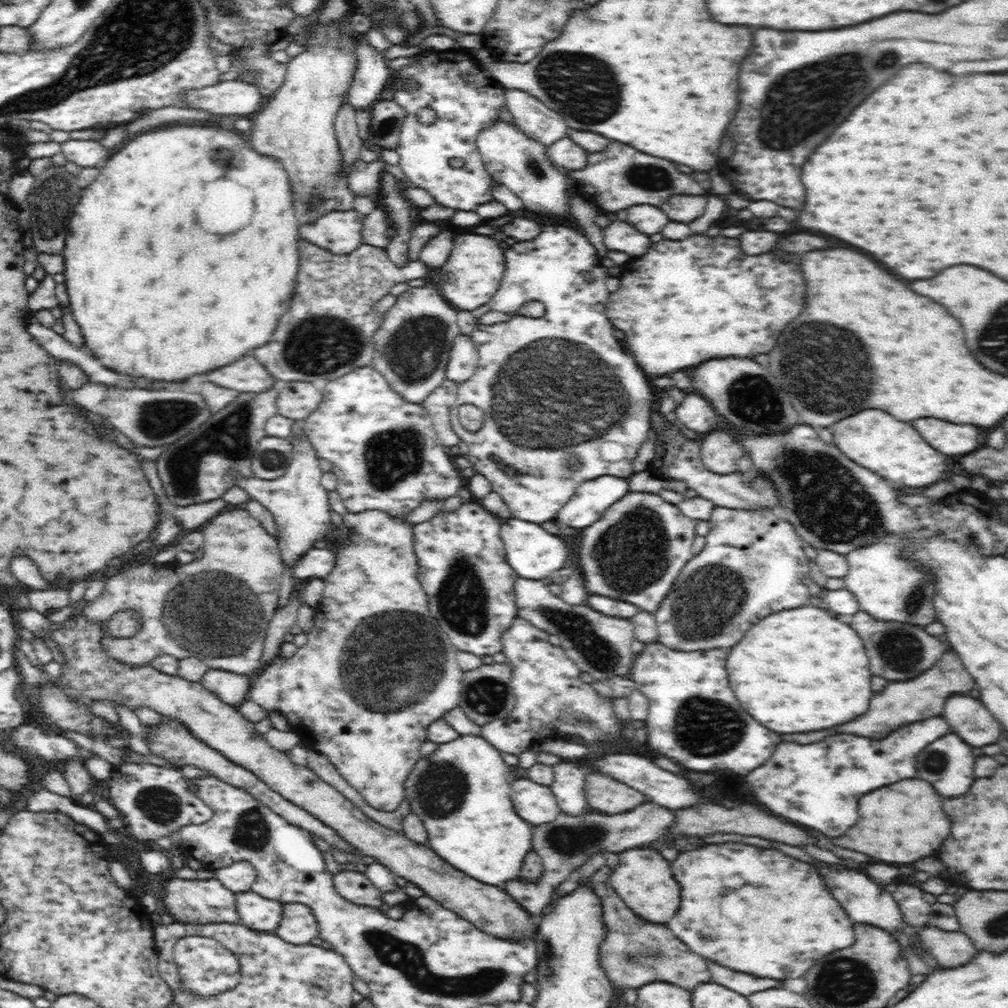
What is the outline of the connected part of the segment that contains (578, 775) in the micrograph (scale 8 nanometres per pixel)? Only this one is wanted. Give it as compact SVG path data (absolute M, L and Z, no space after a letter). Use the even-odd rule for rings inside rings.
M566 760L552 766L556 780L551 784L561 812L572 815L584 814L591 810L584 796L584 778L586 770L574 766L576 761ZM572 762L572 764L570 764Z

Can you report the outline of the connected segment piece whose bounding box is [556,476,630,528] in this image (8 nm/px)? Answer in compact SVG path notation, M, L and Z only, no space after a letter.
M604 476L578 486L572 498L558 512L558 522L572 528L588 528L602 518L603 513L630 492L624 478Z

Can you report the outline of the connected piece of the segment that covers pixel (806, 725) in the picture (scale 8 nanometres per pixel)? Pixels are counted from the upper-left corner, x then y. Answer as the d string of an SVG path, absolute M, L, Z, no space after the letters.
M800 606L796 610L782 610L764 617L764 622L752 626L752 630L748 630L748 634L744 634L728 654L726 671L736 698L748 714L774 732L796 734L824 730L850 722L868 710L874 692L870 688L872 674L868 670L864 644L856 630L838 618L832 618L822 608L824 606Z

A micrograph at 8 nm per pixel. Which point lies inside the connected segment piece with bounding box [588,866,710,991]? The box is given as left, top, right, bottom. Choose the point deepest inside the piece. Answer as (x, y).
(623, 956)

